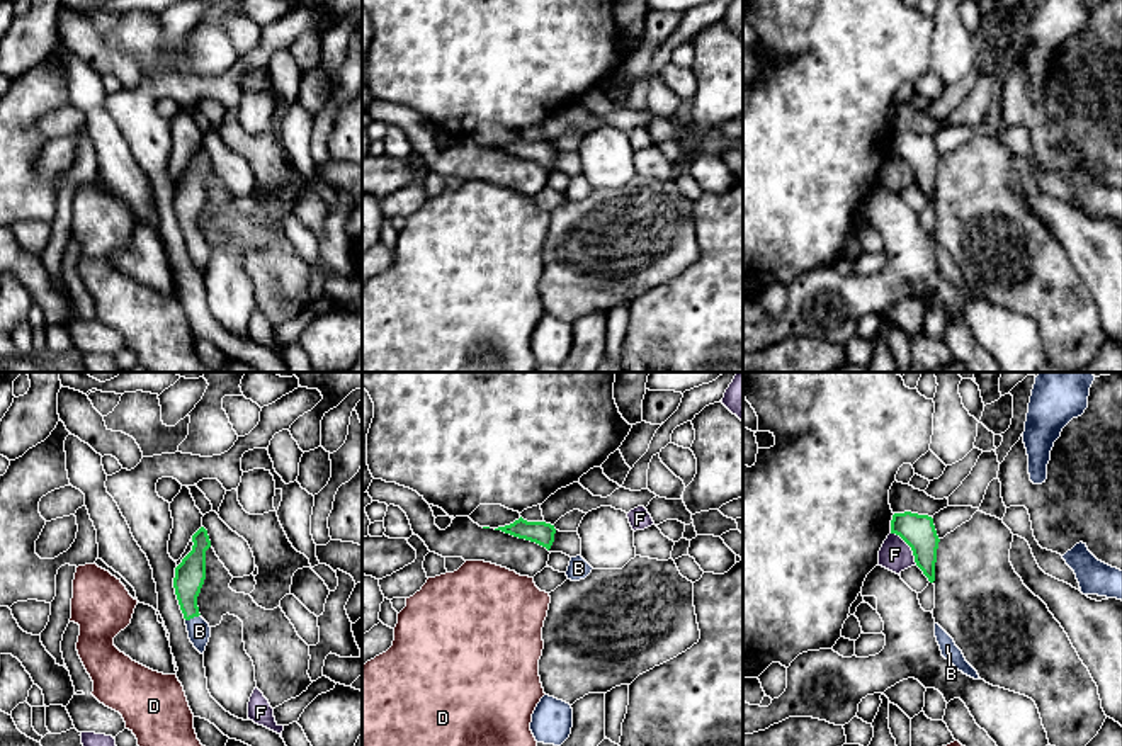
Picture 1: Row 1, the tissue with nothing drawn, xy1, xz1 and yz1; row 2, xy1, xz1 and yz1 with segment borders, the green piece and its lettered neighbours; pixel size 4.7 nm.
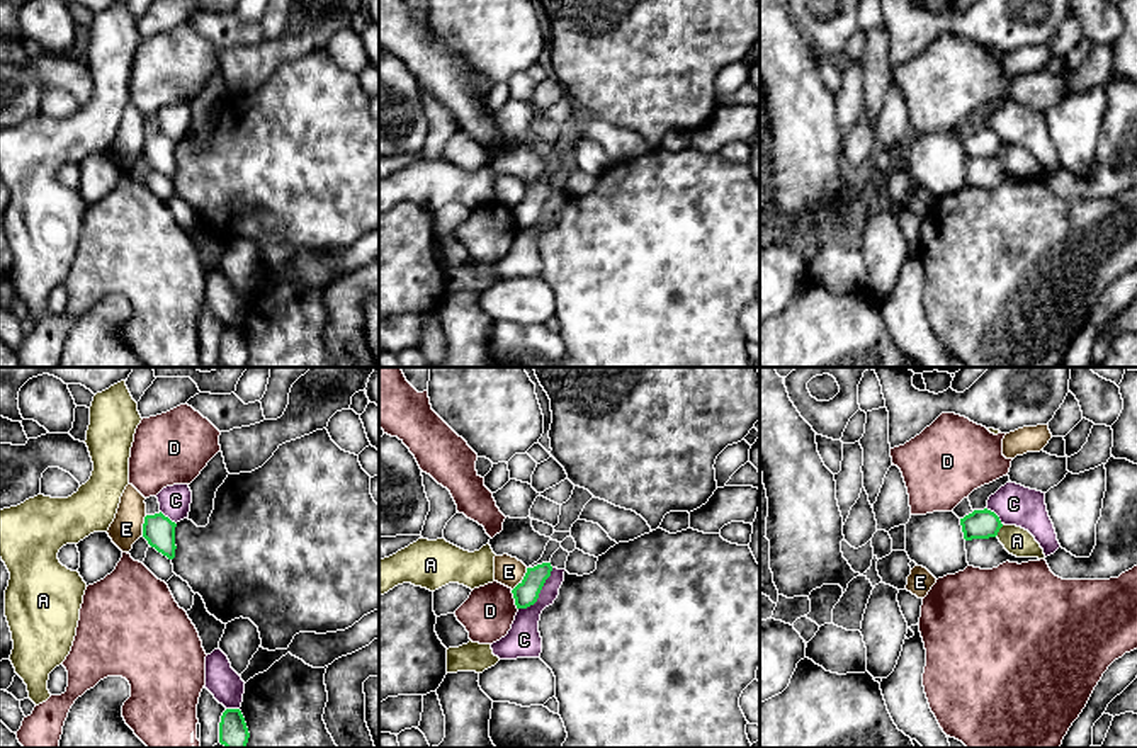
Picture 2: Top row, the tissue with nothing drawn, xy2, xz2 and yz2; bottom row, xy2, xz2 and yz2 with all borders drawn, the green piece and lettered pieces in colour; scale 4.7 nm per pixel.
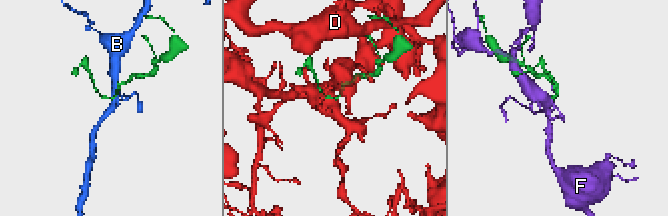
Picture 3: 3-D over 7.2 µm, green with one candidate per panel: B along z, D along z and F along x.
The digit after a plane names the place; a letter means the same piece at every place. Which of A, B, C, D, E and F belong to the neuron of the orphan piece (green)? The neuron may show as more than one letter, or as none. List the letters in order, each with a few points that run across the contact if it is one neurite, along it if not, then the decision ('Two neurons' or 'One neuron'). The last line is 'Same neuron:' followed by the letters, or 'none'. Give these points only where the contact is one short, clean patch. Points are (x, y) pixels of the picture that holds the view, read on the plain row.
A: Line: yz2 (1003, 143), (995, 155). Two neurons
B: Line: xy1 (189, 194), (189, 228), (192, 237), (199, 250). One neuron
C: Two neurons
D: Two neurons
E: Line: xz2 (527, 187), (522, 199), (512, 209). Two neurons
F: Line: yz1 (891, 152), (910, 167), (917, 182). Two neurons
Same neuron: B

